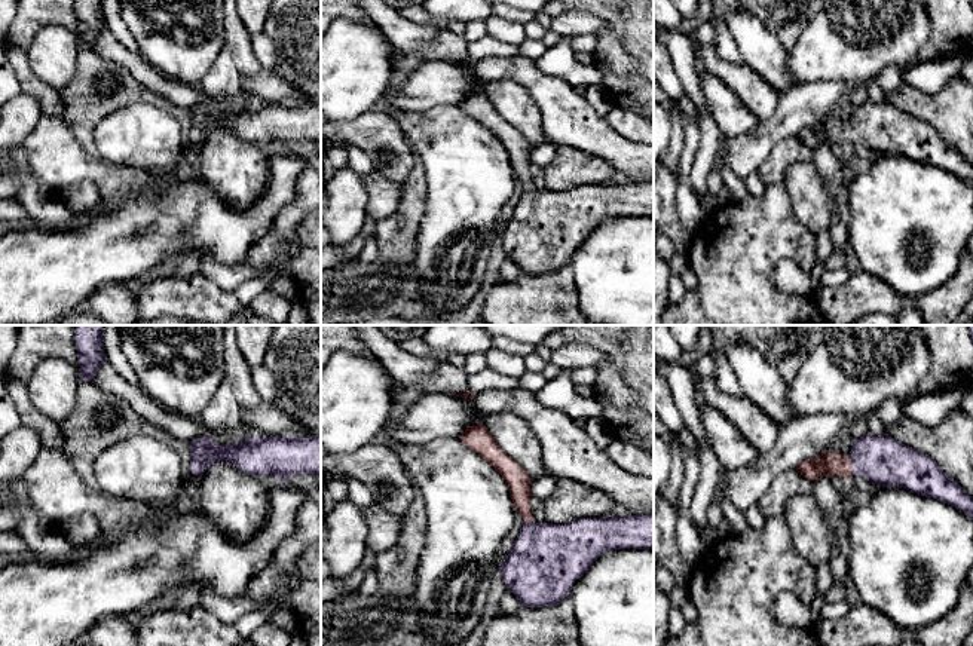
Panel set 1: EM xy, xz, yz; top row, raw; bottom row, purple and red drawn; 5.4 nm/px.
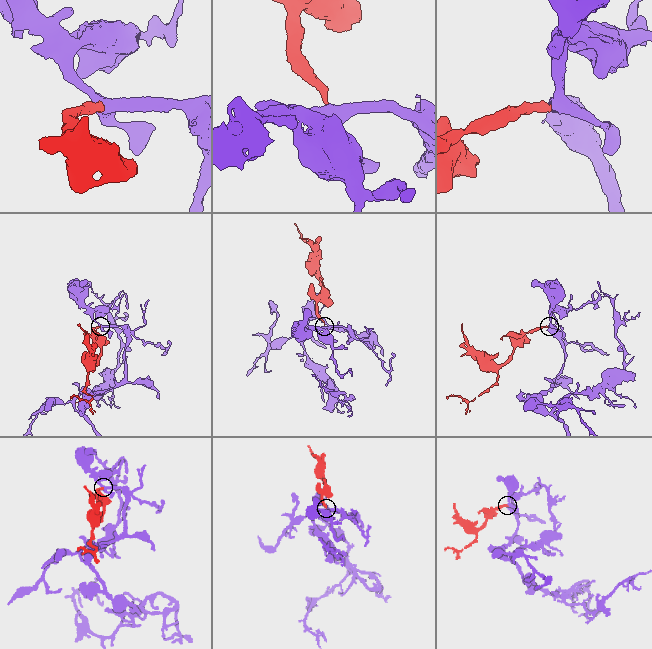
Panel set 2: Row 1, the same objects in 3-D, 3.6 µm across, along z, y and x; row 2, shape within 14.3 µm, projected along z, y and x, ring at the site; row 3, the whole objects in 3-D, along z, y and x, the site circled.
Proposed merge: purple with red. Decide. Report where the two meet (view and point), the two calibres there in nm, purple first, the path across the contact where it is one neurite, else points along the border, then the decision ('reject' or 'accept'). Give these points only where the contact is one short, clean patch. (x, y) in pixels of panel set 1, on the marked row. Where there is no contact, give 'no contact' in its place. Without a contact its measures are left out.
meets purple in yz at (853, 467); 280 nm thick on the purple side, 130 nm on the other; runs through yz (881, 459), (865, 459), (853, 467), (828, 464); accept

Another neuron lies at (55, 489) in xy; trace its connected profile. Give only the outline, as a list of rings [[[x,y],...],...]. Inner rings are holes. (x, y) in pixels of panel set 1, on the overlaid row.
[[[42,447],[24,481],[30,500],[52,524],[92,512],[104,539],[149,526],[160,511],[149,503],[117,499],[86,486],[62,450]]]

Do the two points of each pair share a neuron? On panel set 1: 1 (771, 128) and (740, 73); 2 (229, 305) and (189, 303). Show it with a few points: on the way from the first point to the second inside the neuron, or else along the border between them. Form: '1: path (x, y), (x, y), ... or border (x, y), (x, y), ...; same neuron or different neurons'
1: border (780, 95), (779, 106), (759, 121); different neurons
2: path (219, 305), (199, 303); same neuron

